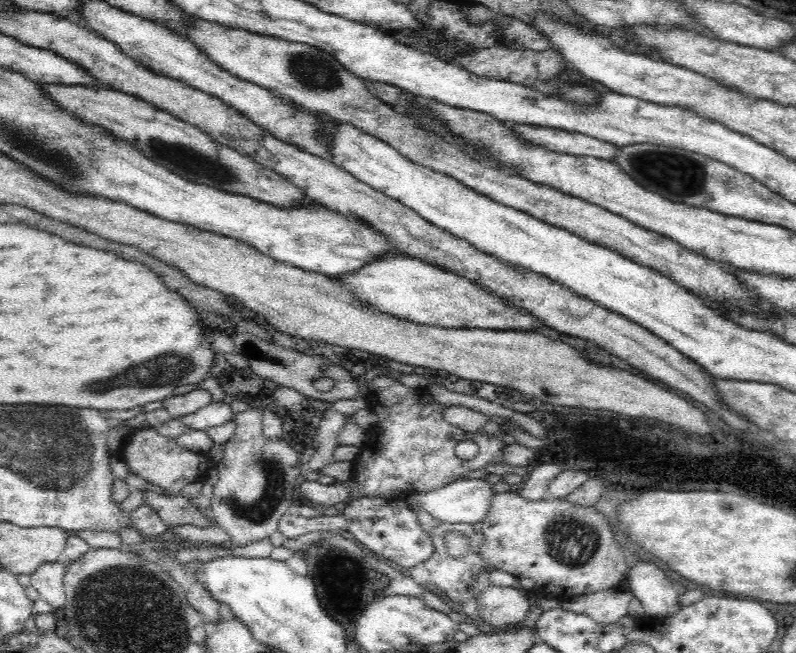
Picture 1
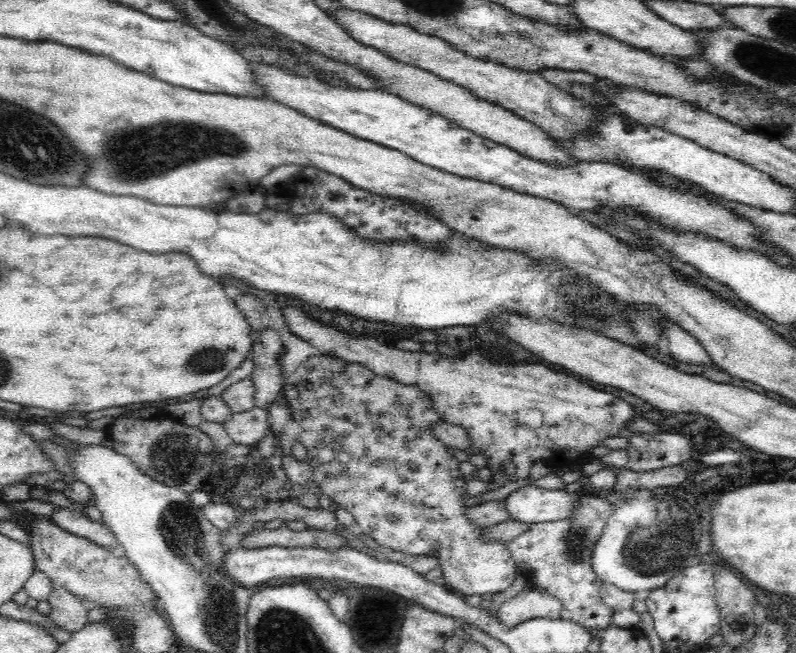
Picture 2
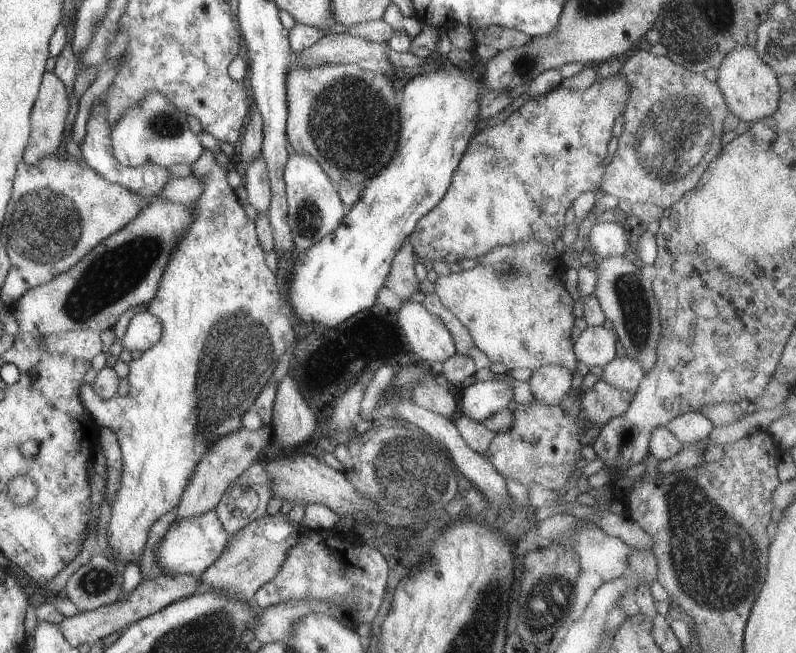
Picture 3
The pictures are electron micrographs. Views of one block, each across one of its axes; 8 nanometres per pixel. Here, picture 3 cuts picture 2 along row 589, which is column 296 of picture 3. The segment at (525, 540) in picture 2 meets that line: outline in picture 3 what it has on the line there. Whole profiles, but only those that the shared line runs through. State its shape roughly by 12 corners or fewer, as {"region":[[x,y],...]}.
{"region":[[305,530],[256,592],[371,624],[387,570],[369,542]]}

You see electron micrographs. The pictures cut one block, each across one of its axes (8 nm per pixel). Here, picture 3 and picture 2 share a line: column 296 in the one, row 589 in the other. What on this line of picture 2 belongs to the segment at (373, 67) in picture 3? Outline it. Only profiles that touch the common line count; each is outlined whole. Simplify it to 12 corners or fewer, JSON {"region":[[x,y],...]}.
{"region":[[54,589],[47,601],[48,617],[74,633],[87,623],[80,599]]}

